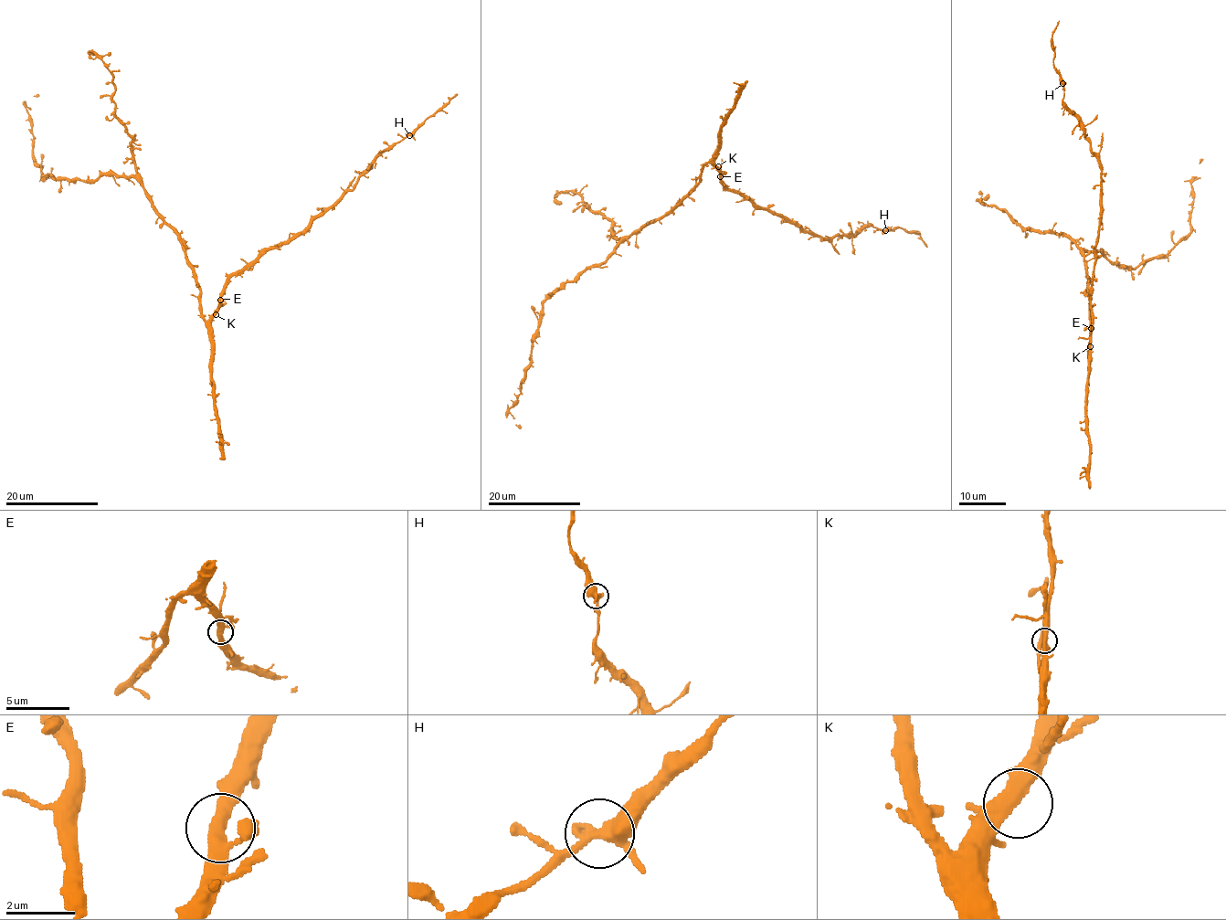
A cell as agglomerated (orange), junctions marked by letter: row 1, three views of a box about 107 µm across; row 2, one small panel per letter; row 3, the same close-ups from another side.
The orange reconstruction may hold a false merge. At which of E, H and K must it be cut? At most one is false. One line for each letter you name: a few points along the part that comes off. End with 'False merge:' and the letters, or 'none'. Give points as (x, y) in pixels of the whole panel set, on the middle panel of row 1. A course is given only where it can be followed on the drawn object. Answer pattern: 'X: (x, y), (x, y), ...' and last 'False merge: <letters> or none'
False merge: none

